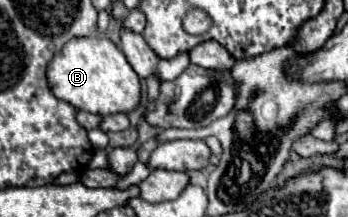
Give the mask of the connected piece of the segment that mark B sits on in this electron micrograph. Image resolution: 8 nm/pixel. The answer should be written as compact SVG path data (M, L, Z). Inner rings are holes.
M83 37L71 39L61 53L51 59L47 79L55 97L67 101L79 111L89 111L101 117L113 113L135 111L141 103L141 79L129 65L123 51L109 39Z

